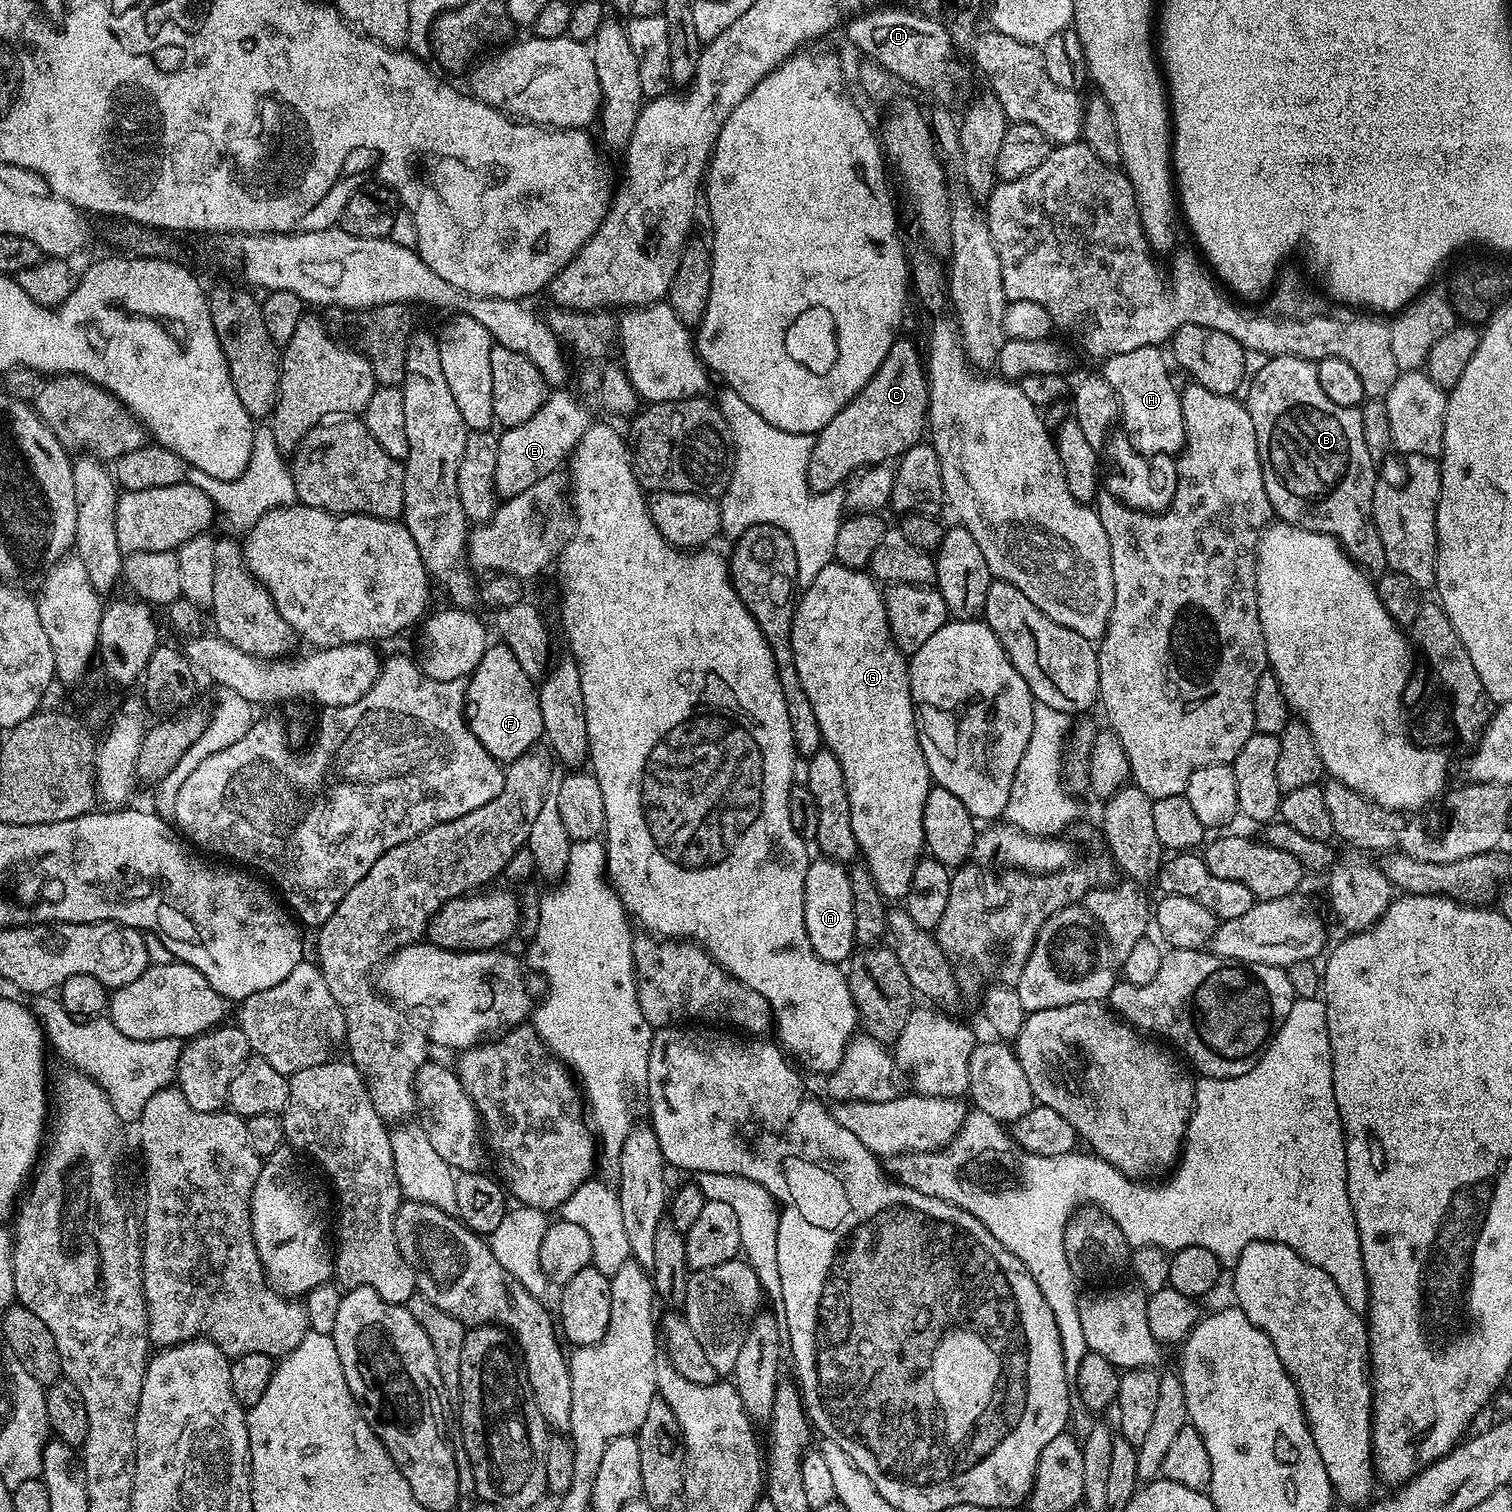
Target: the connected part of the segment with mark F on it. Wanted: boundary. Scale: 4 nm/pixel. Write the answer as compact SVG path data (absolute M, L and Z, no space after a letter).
M503 642L489 643L482 654L482 662L478 662L471 676L467 677L464 718L474 738L478 738L488 753L501 762L516 760L526 754L526 750L541 743L544 727L537 685Z

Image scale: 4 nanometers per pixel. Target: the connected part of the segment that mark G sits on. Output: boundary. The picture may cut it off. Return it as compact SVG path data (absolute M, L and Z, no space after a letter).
M835 562L827 564L819 572L818 578L814 578L814 582L807 585L795 601L792 613L792 649L798 678L802 678L802 690L806 690L806 698L810 698L810 706L814 706L814 718L818 718L818 726L824 739L823 747L829 748L834 758L838 758L838 766L842 766L842 778L846 782L846 794L850 798L850 826L854 830L859 855L863 863L867 864L883 896L892 902L899 901L910 890L910 878L914 878L914 866L918 866L918 862L926 852L922 834L922 806L926 806L926 794L933 788L934 781L928 769L926 754L922 754L920 745L916 708L912 705L912 689L908 677L910 664L905 653L901 652L892 640L881 585L867 571L847 568L844 564Z

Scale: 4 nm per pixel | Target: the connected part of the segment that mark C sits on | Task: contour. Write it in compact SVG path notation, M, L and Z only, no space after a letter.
M897 338L892 343L890 354L886 354L874 378L870 378L860 393L842 410L838 410L834 418L830 418L823 430L815 433L808 467L808 484L813 492L829 492L831 488L840 488L849 477L859 473L865 466L891 461L891 456L899 458L910 450L910 446L921 443L923 436L920 435L923 432L925 435L928 424L928 373L921 349L919 352L910 341L904 339Z

